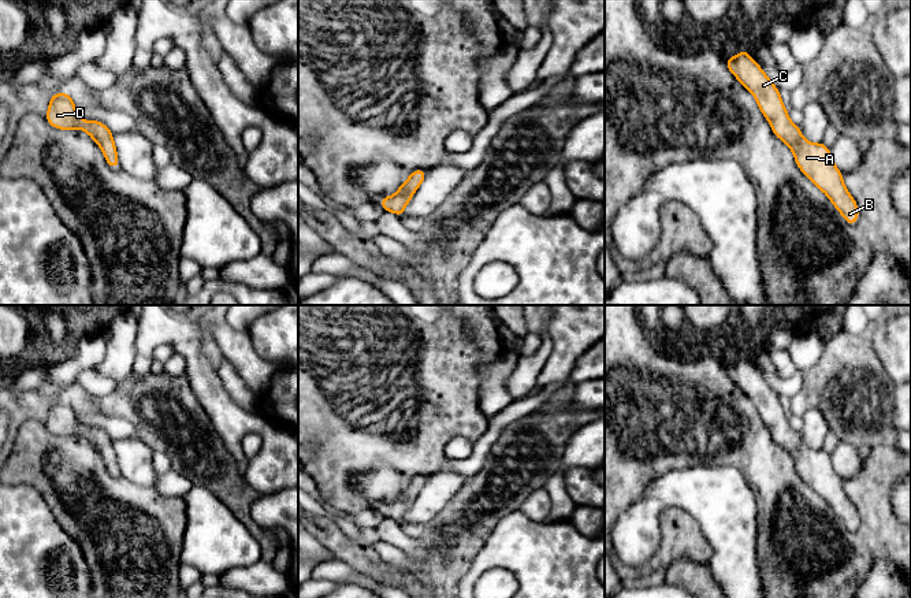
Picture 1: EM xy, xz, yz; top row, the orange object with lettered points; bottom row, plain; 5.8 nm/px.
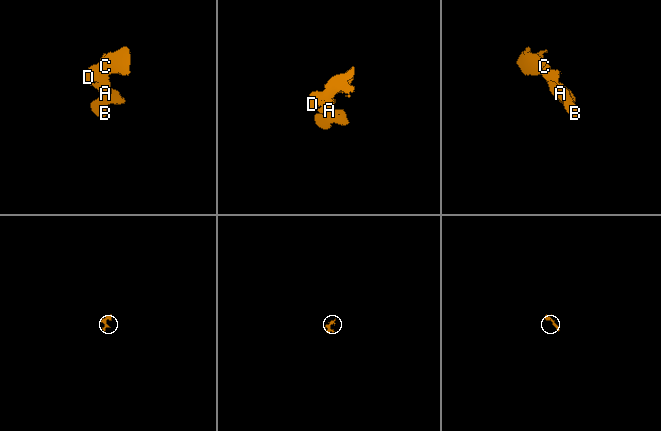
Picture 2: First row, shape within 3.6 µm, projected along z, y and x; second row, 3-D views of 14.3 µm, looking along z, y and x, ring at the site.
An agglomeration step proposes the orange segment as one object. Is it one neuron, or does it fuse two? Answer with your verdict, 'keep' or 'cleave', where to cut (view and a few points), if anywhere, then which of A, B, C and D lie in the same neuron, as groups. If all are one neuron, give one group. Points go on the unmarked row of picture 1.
keep; cut none; groups A B C D

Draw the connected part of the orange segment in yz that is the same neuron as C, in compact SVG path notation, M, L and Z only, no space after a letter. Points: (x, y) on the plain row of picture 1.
M741 356L736 363L725 364L725 371L752 400L774 442L791 454L797 475L828 502L843 525L854 532L859 525L859 515L845 494L830 454L823 449L814 450L802 443L802 435L791 428L780 397L747 357Z

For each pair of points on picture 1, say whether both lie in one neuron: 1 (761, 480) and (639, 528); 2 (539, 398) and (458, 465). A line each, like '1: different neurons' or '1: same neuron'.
1: different neurons
2: same neuron

